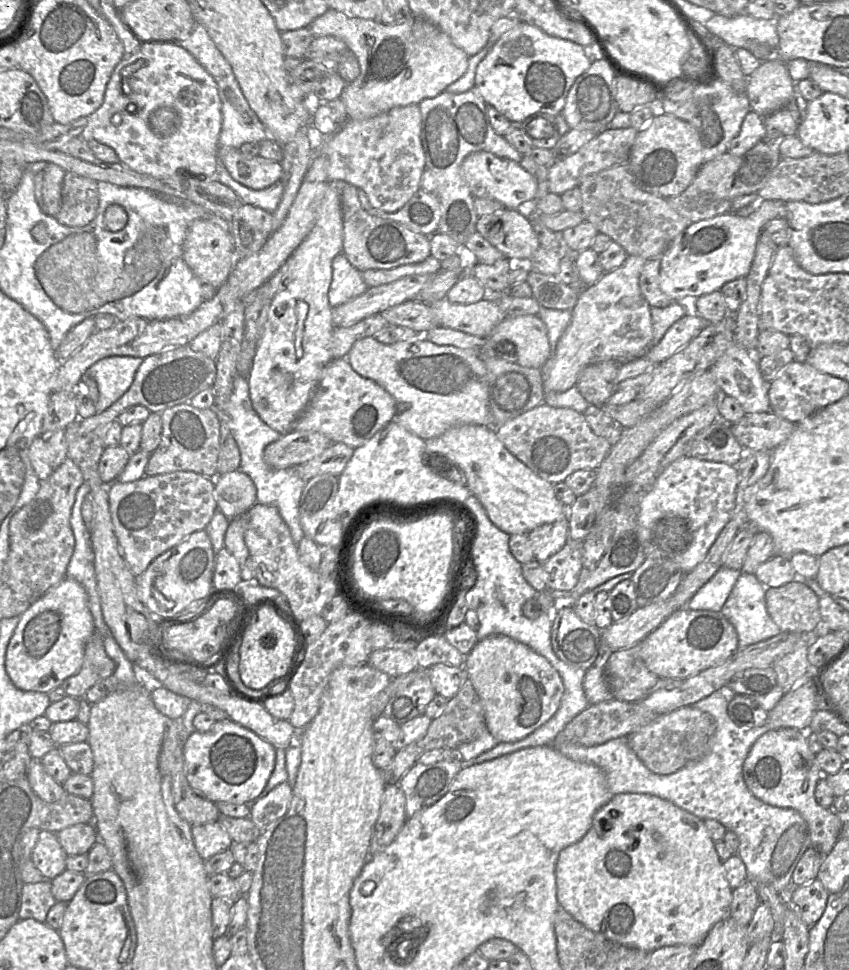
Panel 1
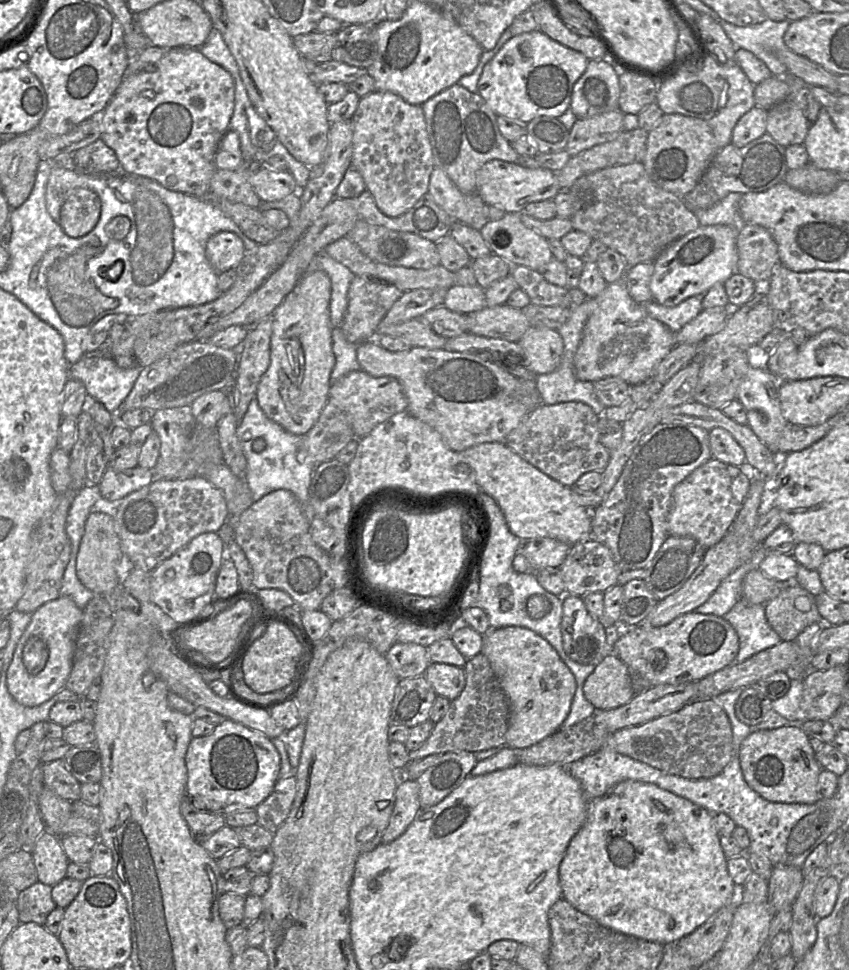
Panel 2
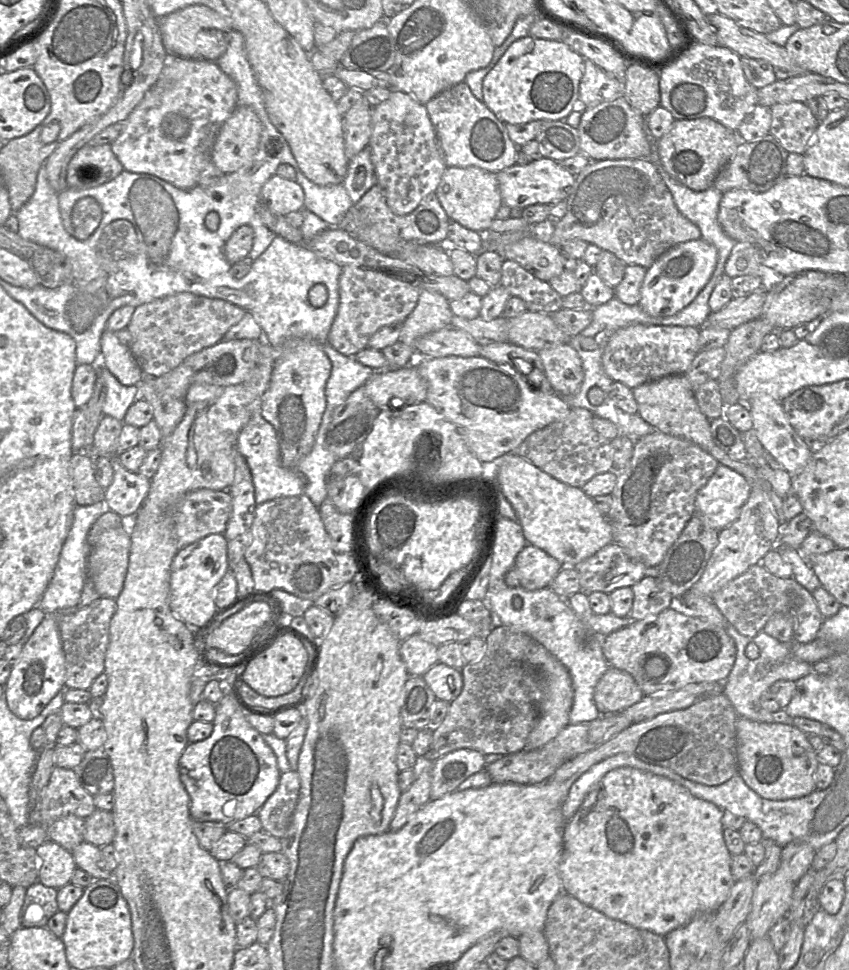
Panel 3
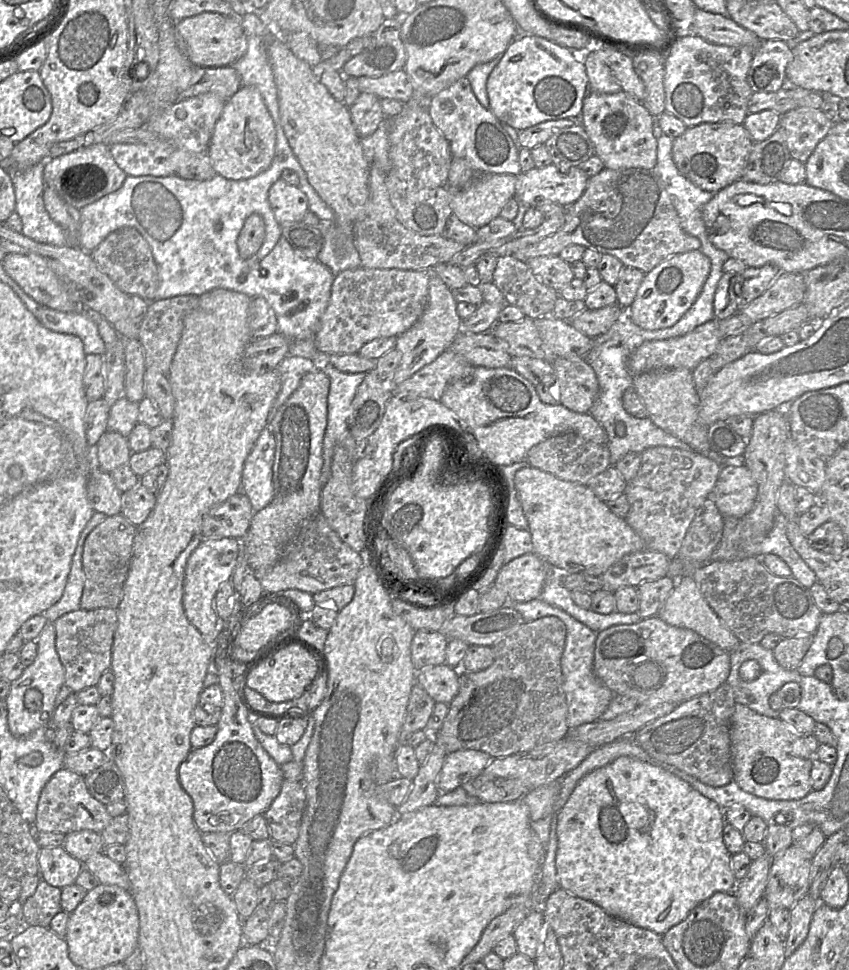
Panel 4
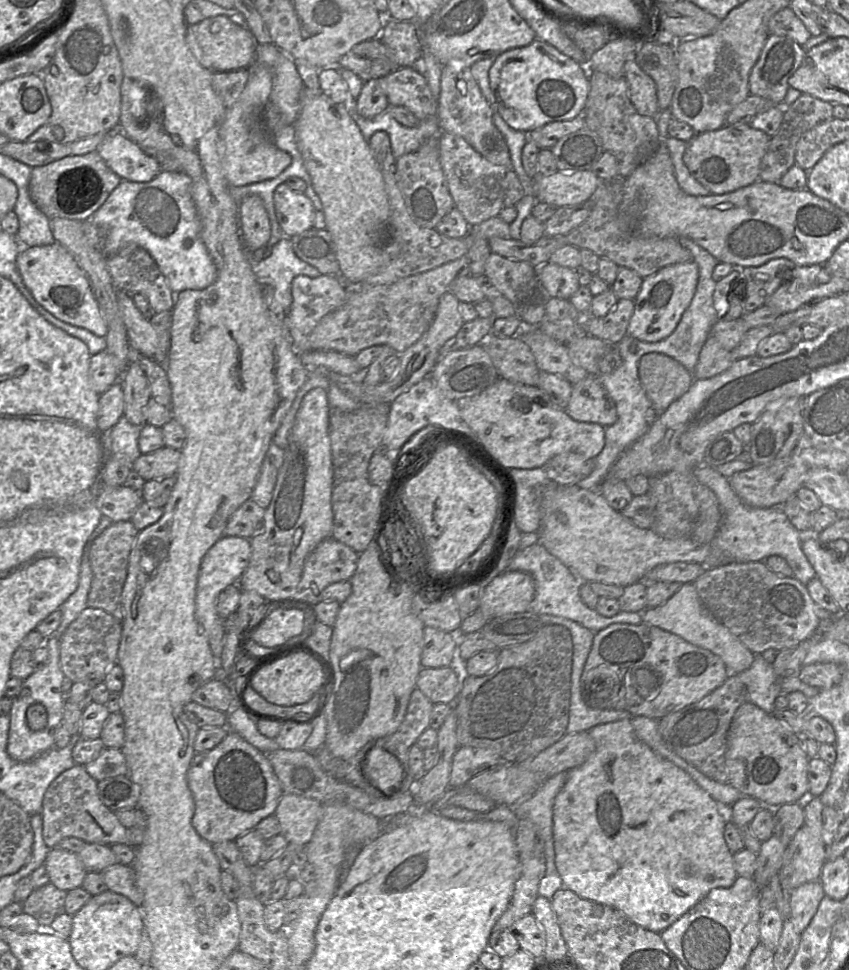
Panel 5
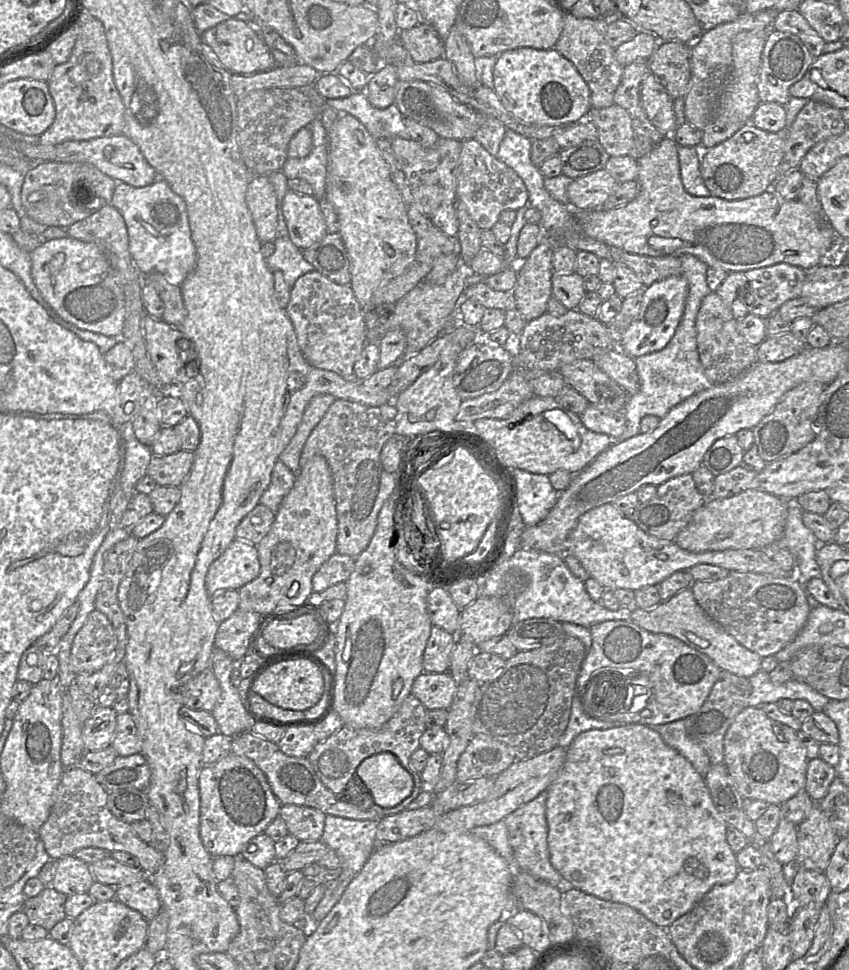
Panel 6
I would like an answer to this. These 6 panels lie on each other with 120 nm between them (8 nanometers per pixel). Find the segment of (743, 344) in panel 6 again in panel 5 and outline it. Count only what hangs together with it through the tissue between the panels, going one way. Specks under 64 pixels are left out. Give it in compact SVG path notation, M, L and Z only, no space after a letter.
M709 335L700 351L693 376L695 380L712 378L726 371L734 361L731 351Z

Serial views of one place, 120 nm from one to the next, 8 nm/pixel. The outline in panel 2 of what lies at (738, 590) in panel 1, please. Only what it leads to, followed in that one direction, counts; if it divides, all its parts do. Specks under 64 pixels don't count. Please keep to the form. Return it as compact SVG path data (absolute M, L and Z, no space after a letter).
M740 598L722 617L738 635L739 651L734 661L736 663L742 663L781 642L779 635L766 620L763 604L751 604Z

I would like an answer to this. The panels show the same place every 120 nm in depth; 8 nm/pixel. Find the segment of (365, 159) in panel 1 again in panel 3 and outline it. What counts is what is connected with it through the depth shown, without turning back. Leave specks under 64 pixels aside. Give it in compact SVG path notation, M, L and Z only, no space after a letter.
M391 90L388 99L371 108L371 124L368 145L377 184L382 187L394 214L409 214L425 196L436 191L447 168L426 107L405 92Z

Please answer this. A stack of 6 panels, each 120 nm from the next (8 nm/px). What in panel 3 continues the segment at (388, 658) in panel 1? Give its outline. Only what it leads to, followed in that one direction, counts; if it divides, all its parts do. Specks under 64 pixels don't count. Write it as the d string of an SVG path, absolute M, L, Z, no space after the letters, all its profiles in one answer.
M418 634L401 642L400 655L410 676L423 676L432 666L440 663L438 647Z

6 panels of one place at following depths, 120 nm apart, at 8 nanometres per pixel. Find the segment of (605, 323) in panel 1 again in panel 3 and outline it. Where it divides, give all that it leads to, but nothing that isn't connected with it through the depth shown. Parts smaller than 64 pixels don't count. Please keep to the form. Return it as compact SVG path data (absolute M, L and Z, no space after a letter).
M635 324L617 330L603 355L605 373L613 380L634 389L644 383L673 374L684 374L700 352L700 328Z

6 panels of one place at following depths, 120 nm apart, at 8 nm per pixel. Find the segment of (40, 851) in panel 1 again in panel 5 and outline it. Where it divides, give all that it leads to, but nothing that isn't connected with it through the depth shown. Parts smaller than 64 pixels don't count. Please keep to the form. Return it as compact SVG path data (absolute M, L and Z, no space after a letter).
M59 847L48 848L44 866L49 875L49 883L66 892L82 887L87 874L78 853Z

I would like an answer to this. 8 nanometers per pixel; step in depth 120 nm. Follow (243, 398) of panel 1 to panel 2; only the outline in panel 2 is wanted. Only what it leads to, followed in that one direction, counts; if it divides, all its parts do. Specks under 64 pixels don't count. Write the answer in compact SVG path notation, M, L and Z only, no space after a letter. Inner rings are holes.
M255 397L249 403L236 434L247 461L245 480L251 491L253 502L275 490L288 490L296 496L304 515L311 524L315 511L309 502L309 486L315 471L315 463L314 459L301 449L302 436L285 431L280 425L269 419L261 410ZM256 438L263 438L266 443L265 448L260 452L253 450L252 443Z

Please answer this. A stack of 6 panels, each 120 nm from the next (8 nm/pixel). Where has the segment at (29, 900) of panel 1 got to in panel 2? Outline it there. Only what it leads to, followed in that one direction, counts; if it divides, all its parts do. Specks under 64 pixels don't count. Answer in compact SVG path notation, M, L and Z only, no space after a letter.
M37 881L19 892L16 904L20 923L45 924L48 915L57 907L52 899L52 887Z

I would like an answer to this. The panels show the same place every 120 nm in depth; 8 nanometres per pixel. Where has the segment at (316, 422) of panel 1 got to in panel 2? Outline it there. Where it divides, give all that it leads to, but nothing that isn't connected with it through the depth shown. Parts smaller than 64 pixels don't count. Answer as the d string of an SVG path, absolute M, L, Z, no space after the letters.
M362 370L348 373L331 384L329 401L343 410L352 423L357 439L361 439L379 423L406 411L408 400L399 381L391 376L374 377Z

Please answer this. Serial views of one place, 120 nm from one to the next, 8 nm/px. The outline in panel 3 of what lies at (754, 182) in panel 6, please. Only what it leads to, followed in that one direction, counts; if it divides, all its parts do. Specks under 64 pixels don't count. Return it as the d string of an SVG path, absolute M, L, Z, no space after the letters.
M712 118L678 119L657 139L657 150L669 175L694 191L703 191L712 187L719 172L734 157L739 141L737 131Z

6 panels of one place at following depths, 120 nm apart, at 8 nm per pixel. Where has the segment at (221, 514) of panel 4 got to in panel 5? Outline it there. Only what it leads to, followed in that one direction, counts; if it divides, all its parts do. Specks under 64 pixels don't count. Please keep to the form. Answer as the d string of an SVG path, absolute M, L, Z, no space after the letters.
M248 499L229 518L224 535L250 539L262 528L264 515L265 509Z

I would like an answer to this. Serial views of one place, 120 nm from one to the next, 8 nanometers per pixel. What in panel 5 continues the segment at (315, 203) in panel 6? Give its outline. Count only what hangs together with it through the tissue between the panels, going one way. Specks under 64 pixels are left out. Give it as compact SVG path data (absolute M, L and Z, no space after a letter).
M282 183L274 190L273 200L277 221L287 237L313 227L316 209L307 195Z

